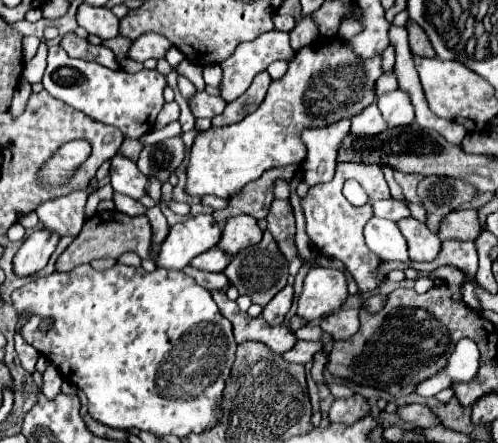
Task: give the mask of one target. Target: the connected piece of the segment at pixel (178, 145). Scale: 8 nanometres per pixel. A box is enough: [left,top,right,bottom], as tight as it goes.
[137,137,185,183]

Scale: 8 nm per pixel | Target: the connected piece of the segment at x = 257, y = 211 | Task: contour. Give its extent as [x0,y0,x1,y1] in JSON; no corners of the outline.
[213,165,299,225]

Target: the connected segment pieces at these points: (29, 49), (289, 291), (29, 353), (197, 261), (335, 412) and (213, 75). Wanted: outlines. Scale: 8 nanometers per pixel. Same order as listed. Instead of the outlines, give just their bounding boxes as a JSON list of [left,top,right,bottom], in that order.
[[23,37,39,61],[261,285,293,325],[15,333,39,373],[191,247,231,273],[329,393,371,425],[203,65,221,87]]

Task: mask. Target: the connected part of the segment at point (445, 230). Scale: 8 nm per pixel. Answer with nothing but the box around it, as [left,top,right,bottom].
[439,209,481,241]

